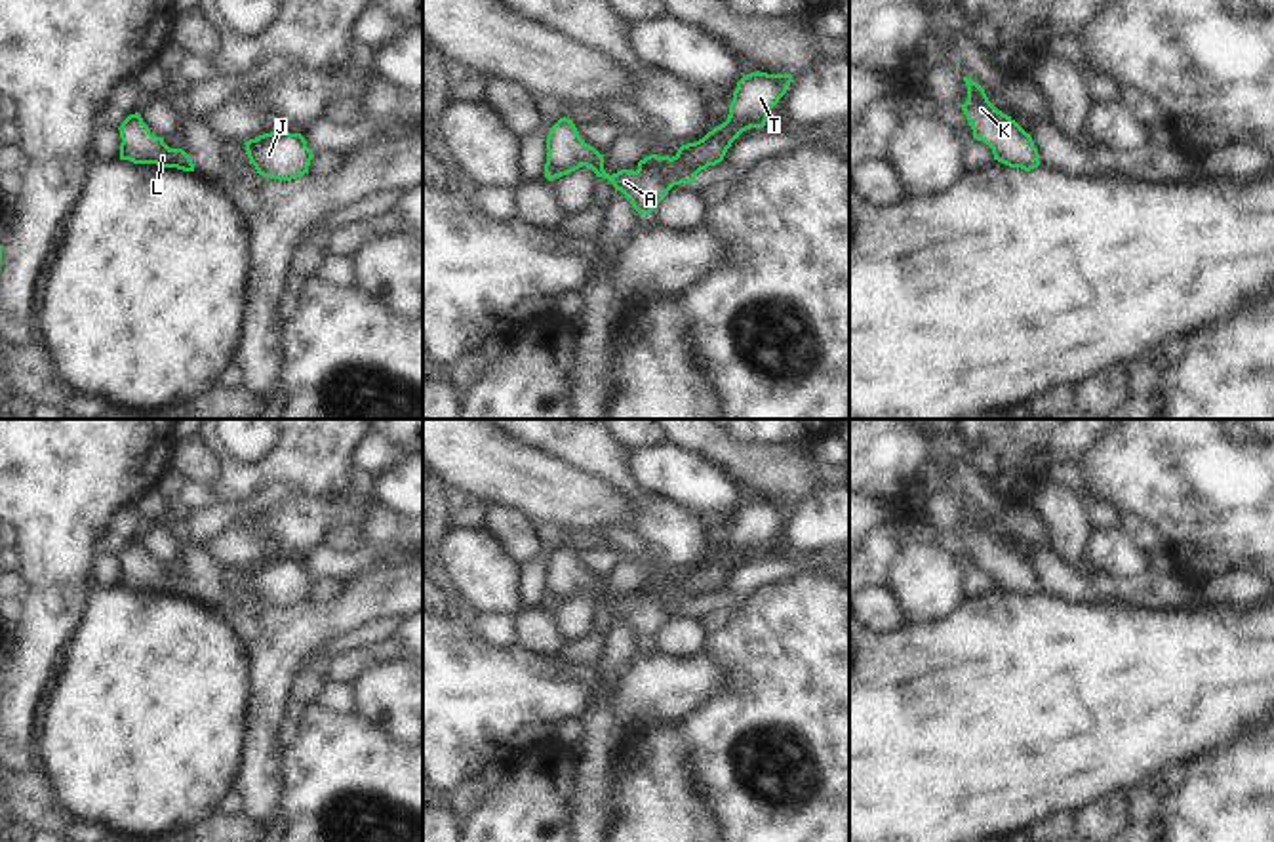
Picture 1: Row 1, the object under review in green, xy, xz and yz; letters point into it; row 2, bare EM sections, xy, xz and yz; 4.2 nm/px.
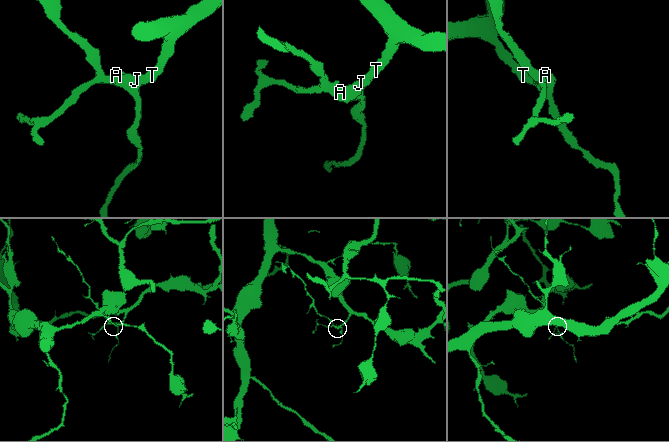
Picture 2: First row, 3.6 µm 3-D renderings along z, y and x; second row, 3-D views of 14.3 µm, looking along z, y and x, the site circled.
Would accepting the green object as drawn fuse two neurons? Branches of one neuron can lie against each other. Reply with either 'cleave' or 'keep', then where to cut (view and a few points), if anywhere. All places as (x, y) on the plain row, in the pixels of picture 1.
keep; cut none

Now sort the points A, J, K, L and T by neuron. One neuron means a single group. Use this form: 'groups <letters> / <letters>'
groups A J K L T

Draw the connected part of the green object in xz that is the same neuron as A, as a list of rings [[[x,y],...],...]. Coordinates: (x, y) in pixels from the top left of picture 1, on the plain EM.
[[[750,499],[737,509],[727,547],[695,570],[682,571],[670,583],[649,581],[638,589],[638,596],[621,596],[609,602],[604,596],[604,581],[587,571],[573,547],[560,545],[547,564],[545,604],[548,608],[567,602],[581,592],[596,604],[613,610],[640,642],[649,642],[674,611],[695,610],[695,602],[724,587],[731,570],[750,554],[764,554],[767,541],[786,520],[790,501]]]

